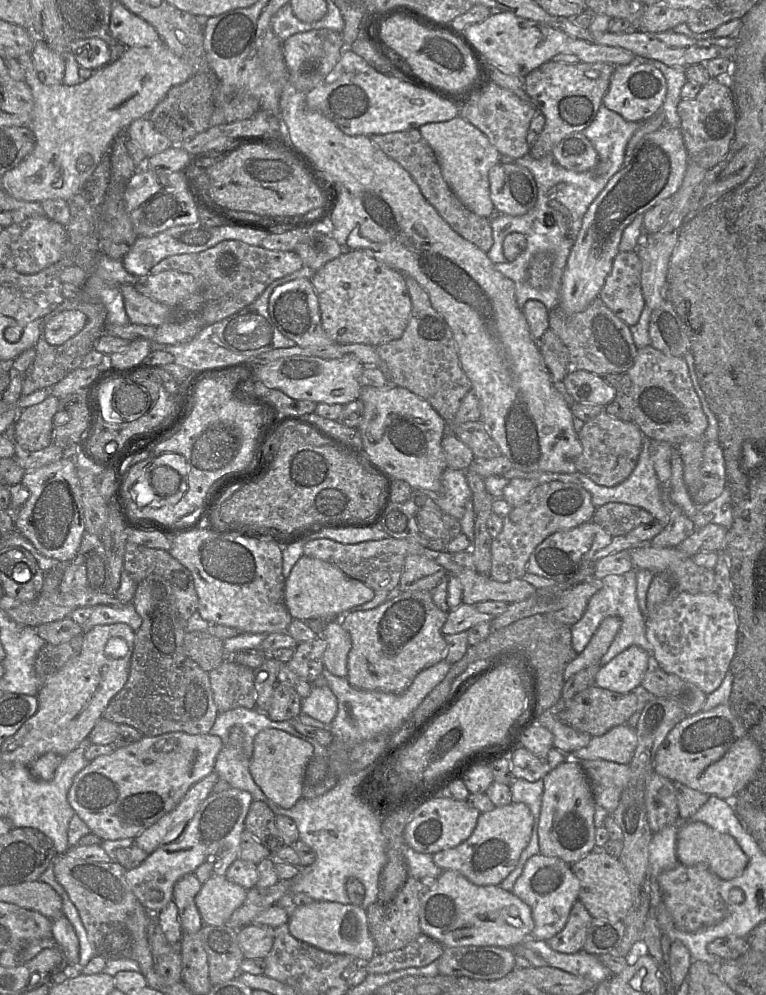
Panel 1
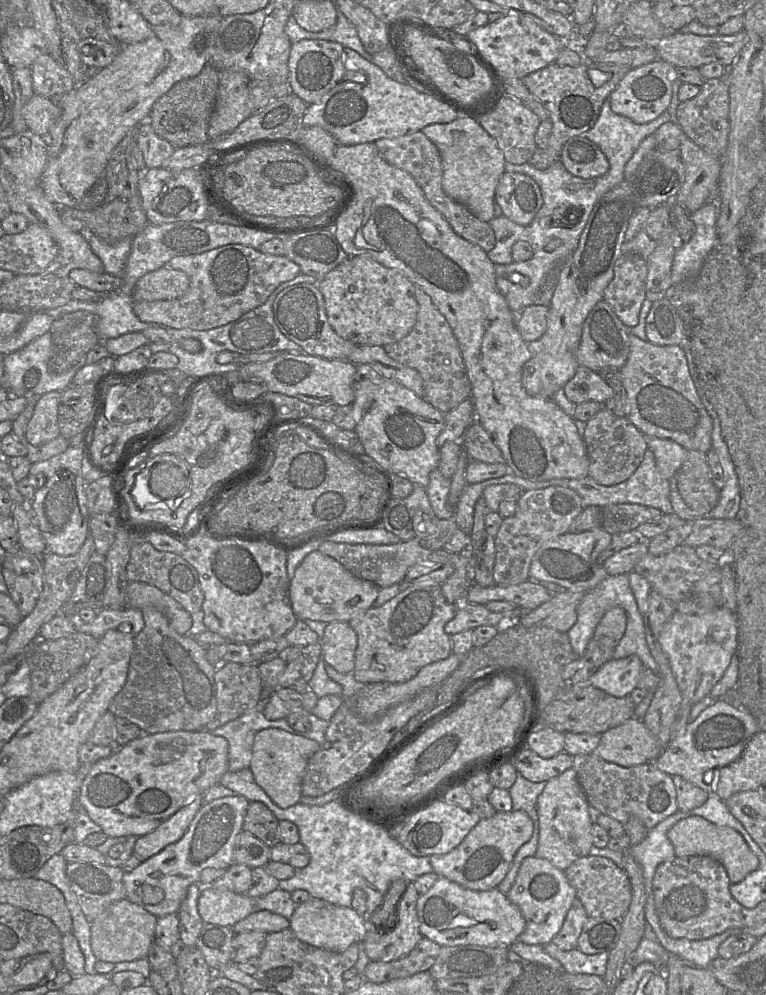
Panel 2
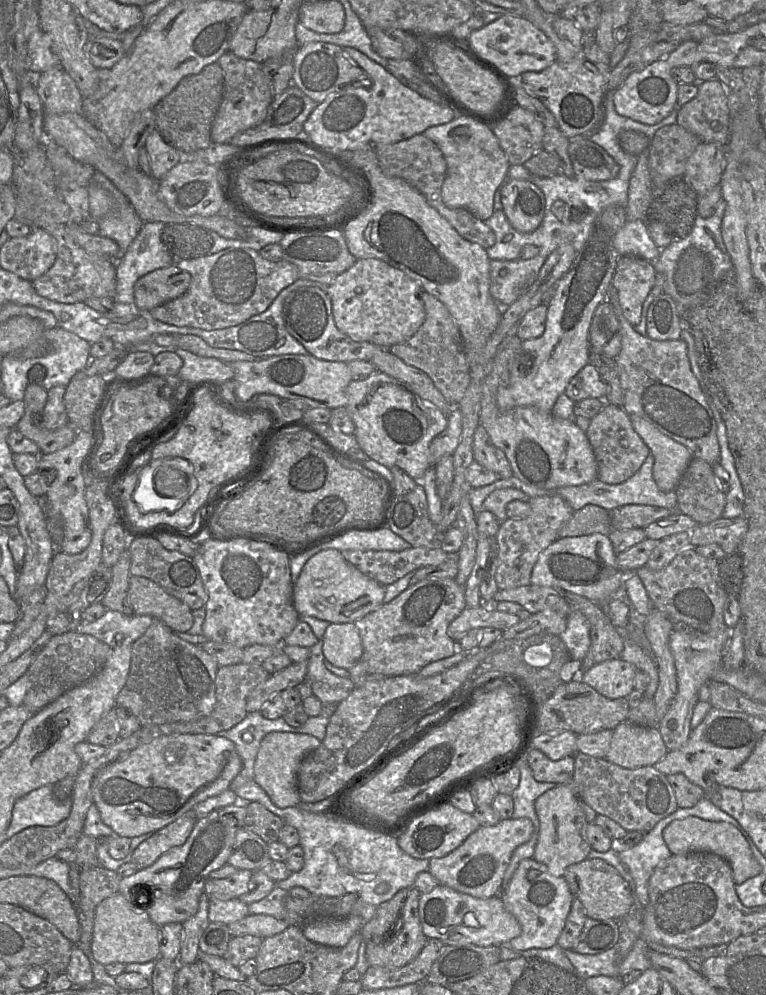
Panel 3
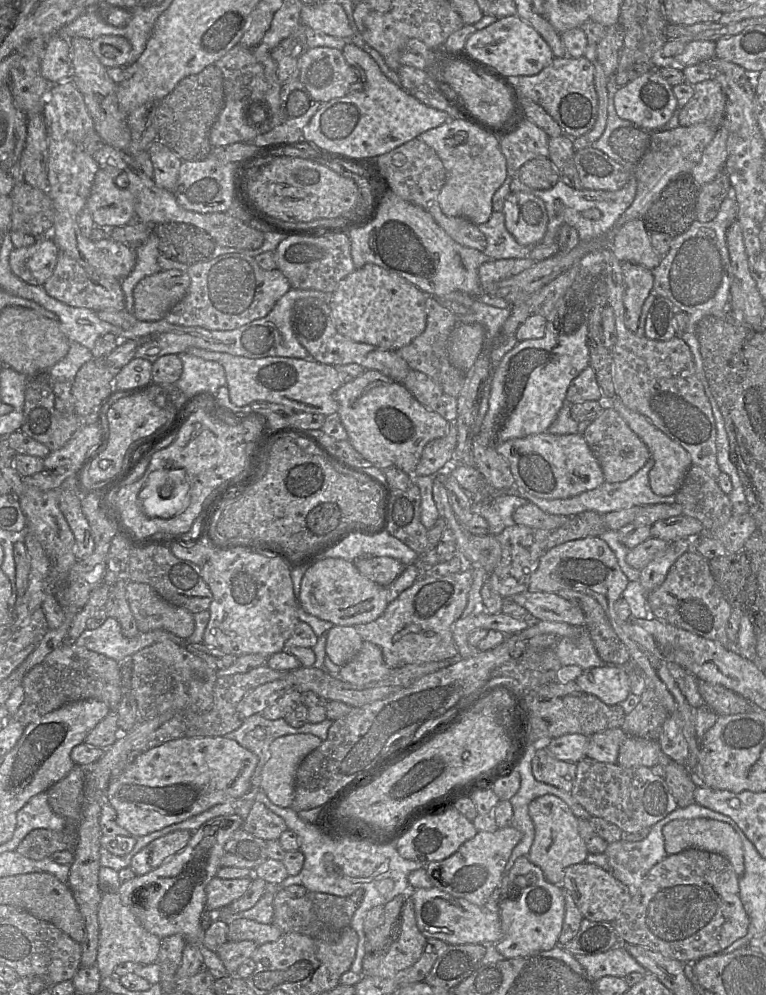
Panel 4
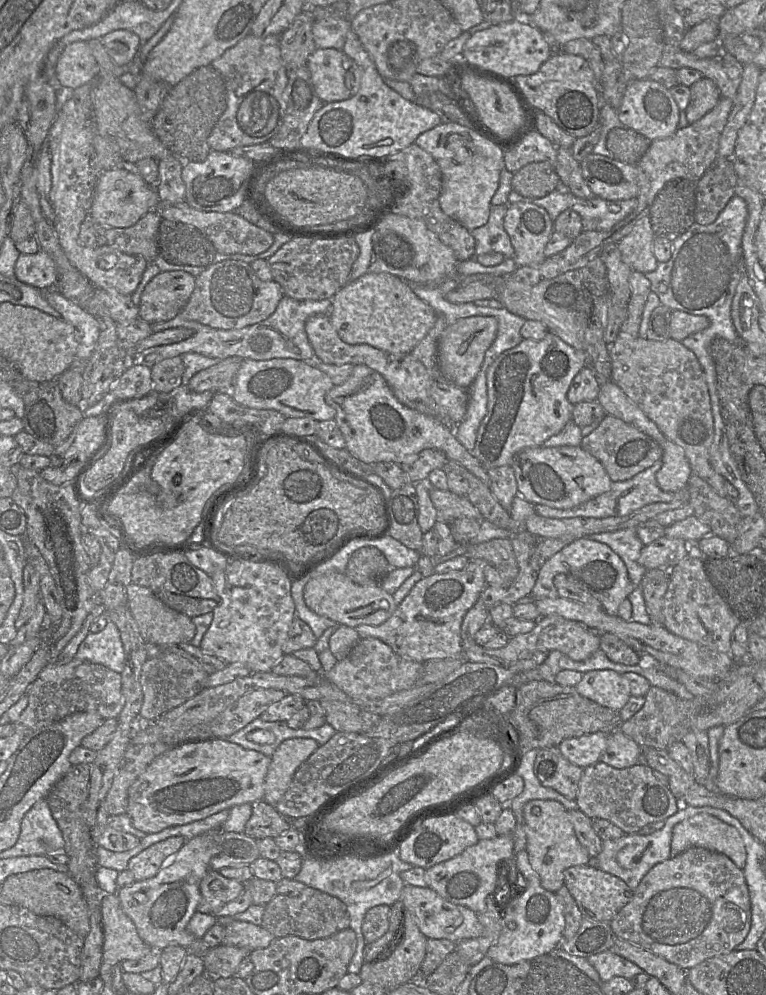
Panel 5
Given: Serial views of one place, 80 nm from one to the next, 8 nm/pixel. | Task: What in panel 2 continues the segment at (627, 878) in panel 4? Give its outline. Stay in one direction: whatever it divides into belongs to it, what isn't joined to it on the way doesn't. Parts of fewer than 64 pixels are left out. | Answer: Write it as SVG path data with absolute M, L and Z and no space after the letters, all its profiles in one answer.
M679 810L660 822L656 827L650 829L647 837L638 845L630 847L628 853L641 866L643 871L644 885L646 891L645 913L647 910L647 897L652 894L652 882L657 867L673 860L675 851L668 839L668 831L679 821L690 817Z

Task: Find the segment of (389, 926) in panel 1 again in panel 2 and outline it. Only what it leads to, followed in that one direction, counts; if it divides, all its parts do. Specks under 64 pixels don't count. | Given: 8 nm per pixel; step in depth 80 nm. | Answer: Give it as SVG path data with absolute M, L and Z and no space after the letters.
M409 882L399 902L396 926L389 933L377 933L374 924L367 921L367 932L362 944L370 961L398 960L408 955L423 938L417 915L418 897L414 882Z

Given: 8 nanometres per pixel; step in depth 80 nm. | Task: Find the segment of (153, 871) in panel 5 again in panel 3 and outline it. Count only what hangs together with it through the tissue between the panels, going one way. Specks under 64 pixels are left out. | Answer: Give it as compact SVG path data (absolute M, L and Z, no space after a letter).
M193 810L154 832L148 839L140 843L133 852L131 862L138 869L144 869L154 864L170 849L183 845L197 820L192 813Z

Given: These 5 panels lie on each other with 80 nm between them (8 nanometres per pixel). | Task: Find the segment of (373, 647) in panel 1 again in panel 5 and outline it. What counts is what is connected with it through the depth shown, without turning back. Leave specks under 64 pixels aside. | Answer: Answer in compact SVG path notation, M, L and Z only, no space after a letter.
M475 558L469 559L467 566L460 571L433 573L424 577L415 584L384 623L356 627L360 639L378 638L399 656L419 663L462 656L462 621L487 585L484 569L485 562Z

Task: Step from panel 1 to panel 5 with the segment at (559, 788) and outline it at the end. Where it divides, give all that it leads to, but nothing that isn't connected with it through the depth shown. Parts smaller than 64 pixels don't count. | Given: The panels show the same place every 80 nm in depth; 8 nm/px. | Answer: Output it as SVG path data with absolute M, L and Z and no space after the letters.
M531 800L524 806L523 816L529 862L539 875L542 887L556 893L564 885L564 871L572 866L588 865L590 855L578 841L569 817L569 811L561 803L555 800Z

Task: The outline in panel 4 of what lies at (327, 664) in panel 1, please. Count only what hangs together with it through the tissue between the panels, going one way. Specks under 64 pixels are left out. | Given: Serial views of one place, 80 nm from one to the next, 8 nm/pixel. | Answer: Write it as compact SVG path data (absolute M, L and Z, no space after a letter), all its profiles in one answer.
M334 625L327 632L326 655L340 667L349 663L362 646L363 640L354 626Z

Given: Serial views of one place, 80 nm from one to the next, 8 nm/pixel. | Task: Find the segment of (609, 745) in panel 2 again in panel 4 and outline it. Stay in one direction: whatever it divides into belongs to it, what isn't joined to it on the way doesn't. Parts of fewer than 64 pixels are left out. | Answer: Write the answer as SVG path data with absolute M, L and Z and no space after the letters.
M628 736L620 746L617 764L624 768L652 768L659 764L663 756L658 741Z

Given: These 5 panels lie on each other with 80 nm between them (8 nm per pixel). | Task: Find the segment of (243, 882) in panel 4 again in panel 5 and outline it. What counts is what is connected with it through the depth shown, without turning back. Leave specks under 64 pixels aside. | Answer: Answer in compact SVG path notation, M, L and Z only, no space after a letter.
M210 870L200 883L201 900L197 911L214 914L225 904L238 898L244 890L245 884Z

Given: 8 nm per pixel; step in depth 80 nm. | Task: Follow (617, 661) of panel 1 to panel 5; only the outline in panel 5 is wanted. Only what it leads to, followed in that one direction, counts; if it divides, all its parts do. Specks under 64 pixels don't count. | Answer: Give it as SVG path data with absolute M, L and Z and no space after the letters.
M610 669L583 673L575 688L583 697L614 711L620 711L632 696L626 679Z

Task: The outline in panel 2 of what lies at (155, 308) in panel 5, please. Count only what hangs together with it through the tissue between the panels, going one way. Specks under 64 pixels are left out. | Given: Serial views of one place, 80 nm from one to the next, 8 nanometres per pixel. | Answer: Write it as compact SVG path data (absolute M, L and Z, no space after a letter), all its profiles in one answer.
M161 267L139 278L132 291L133 301L171 300L183 296L190 286L189 276L169 267Z

